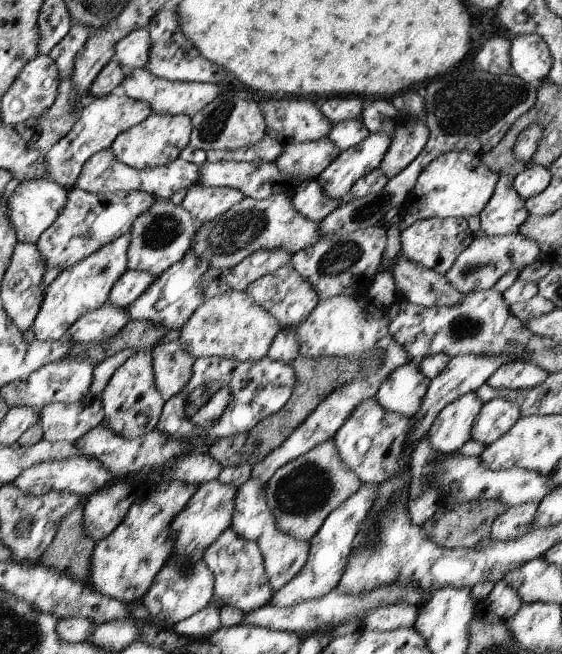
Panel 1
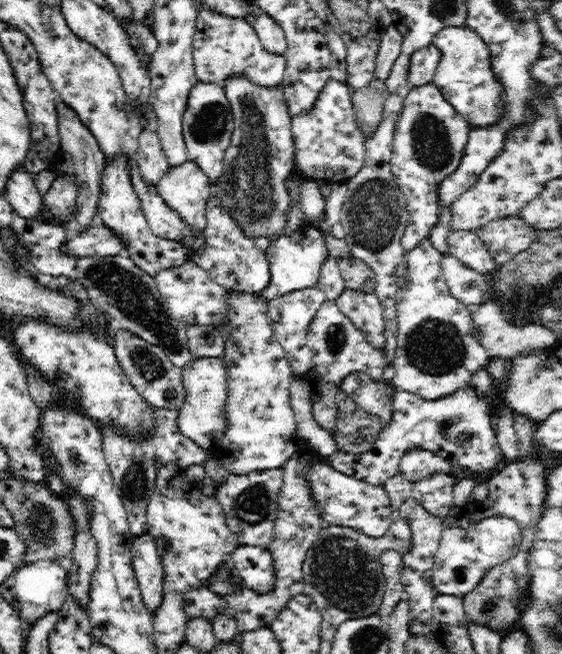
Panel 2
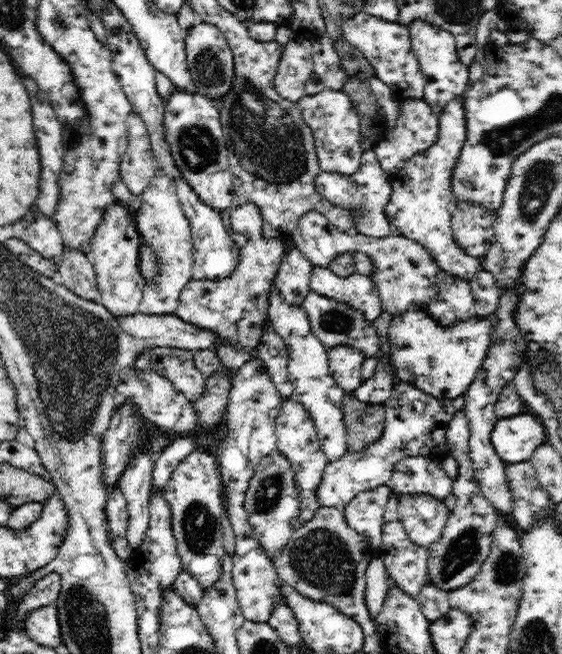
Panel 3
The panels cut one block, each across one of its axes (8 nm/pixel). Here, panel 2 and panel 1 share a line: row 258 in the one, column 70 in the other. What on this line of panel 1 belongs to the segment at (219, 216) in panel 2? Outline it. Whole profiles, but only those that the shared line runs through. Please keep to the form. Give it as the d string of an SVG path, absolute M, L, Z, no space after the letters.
M74 186L67 194L67 204L54 221L45 230L35 244L42 252L45 268L62 268L74 266L77 262L90 257L104 245L130 232L140 215L155 204L155 195L146 191L118 191L115 193L89 193Z

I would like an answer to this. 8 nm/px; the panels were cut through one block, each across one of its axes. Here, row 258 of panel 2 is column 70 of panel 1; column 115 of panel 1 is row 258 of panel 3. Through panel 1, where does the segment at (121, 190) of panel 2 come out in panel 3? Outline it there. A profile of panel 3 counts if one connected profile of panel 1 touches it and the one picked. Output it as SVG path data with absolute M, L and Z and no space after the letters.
M115 202L106 206L101 221L102 224L96 228L94 238L92 238L90 252L98 290L102 296L100 304L105 305L114 316L139 313L146 282L142 277L141 260L138 260L144 241L138 231L135 215L132 215L125 206Z

